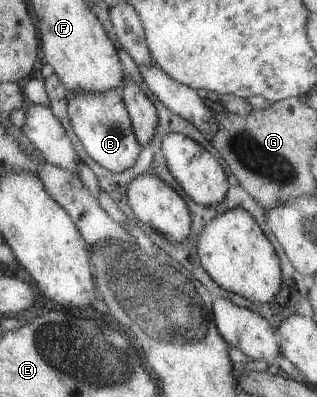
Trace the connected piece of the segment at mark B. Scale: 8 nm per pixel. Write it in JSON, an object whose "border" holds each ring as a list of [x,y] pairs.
{"border":[[[66,89],[65,99],[72,129],[93,161],[113,173],[121,173],[124,169],[135,165],[135,160],[141,153],[141,146],[137,143],[118,90],[109,89],[105,93],[79,93],[79,91]]]}

